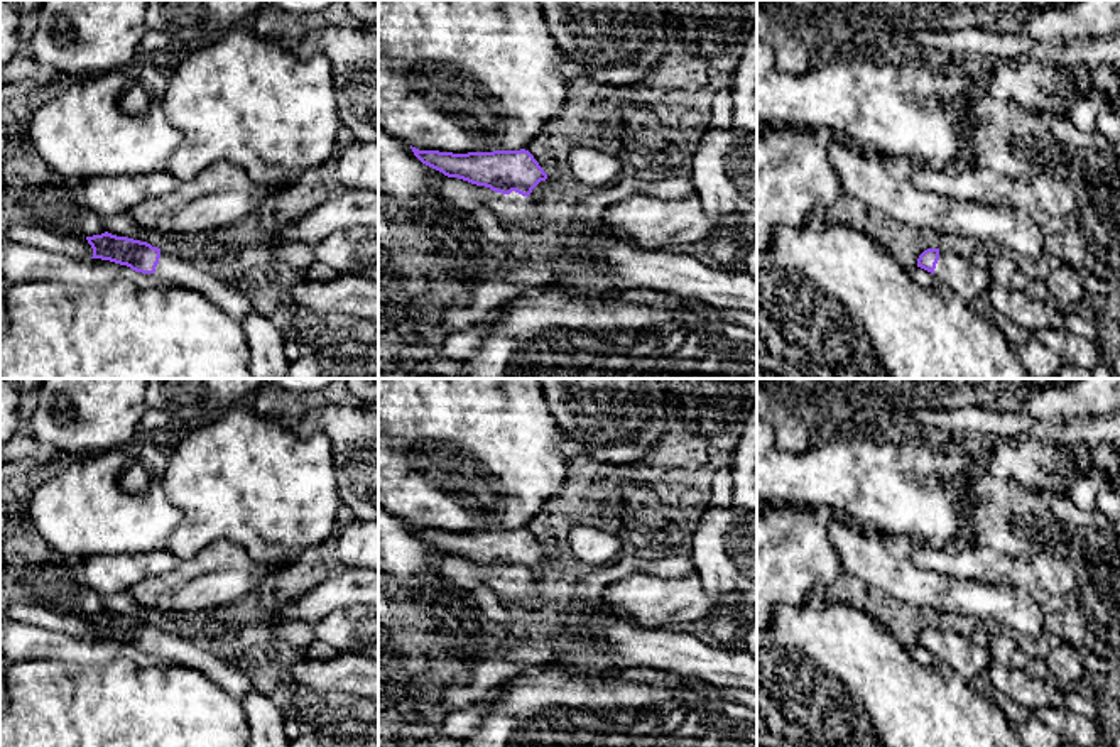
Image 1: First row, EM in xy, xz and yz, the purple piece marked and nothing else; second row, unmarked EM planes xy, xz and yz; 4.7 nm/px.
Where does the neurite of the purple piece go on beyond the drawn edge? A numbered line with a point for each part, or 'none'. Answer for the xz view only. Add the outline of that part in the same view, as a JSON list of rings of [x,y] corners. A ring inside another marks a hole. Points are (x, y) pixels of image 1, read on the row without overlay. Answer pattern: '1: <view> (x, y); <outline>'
1: xz (544, 568); [[[547,556],[546,559],[541,559],[541,561],[532,568],[532,571],[529,573],[529,576],[541,585],[541,583],[546,581],[549,576],[554,576],[554,575],[559,573],[559,571],[557,571],[557,561],[559,561],[559,559],[552,559],[552,558],[549,558],[549,556]]]

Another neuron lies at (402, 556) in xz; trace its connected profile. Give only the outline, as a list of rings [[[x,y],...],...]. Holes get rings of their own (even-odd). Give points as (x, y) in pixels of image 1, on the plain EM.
[[[378,505],[378,571],[392,585],[436,586],[449,581],[438,571],[443,551],[422,543],[407,521],[394,517]]]

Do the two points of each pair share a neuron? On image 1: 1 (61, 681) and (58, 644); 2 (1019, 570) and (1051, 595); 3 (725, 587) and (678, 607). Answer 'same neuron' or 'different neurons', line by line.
1: different neurons
2: same neuron
3: different neurons

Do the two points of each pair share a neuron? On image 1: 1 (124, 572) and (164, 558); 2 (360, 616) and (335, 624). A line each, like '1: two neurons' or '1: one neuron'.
1: one neuron
2: one neuron

